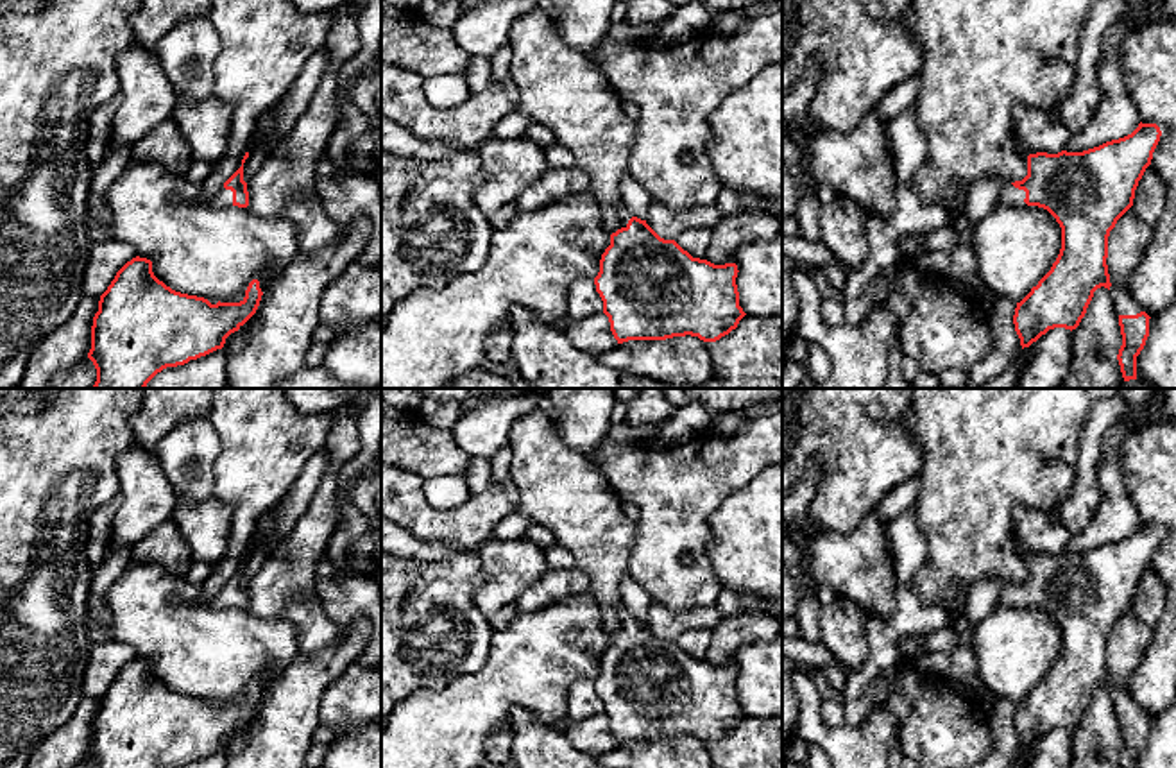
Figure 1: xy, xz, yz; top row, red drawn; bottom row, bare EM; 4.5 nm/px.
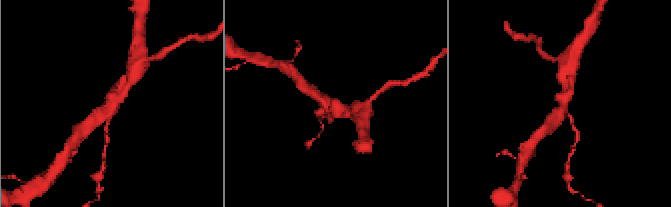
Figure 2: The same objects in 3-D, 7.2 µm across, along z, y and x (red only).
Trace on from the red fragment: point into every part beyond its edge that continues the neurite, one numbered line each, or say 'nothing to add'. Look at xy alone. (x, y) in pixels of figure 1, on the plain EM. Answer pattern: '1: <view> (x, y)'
1: xy (222, 598)

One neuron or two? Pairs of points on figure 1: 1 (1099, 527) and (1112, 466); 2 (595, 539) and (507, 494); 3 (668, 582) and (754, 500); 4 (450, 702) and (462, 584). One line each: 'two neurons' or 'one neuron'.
1: one neuron
2: two neurons
3: two neurons
4: two neurons

